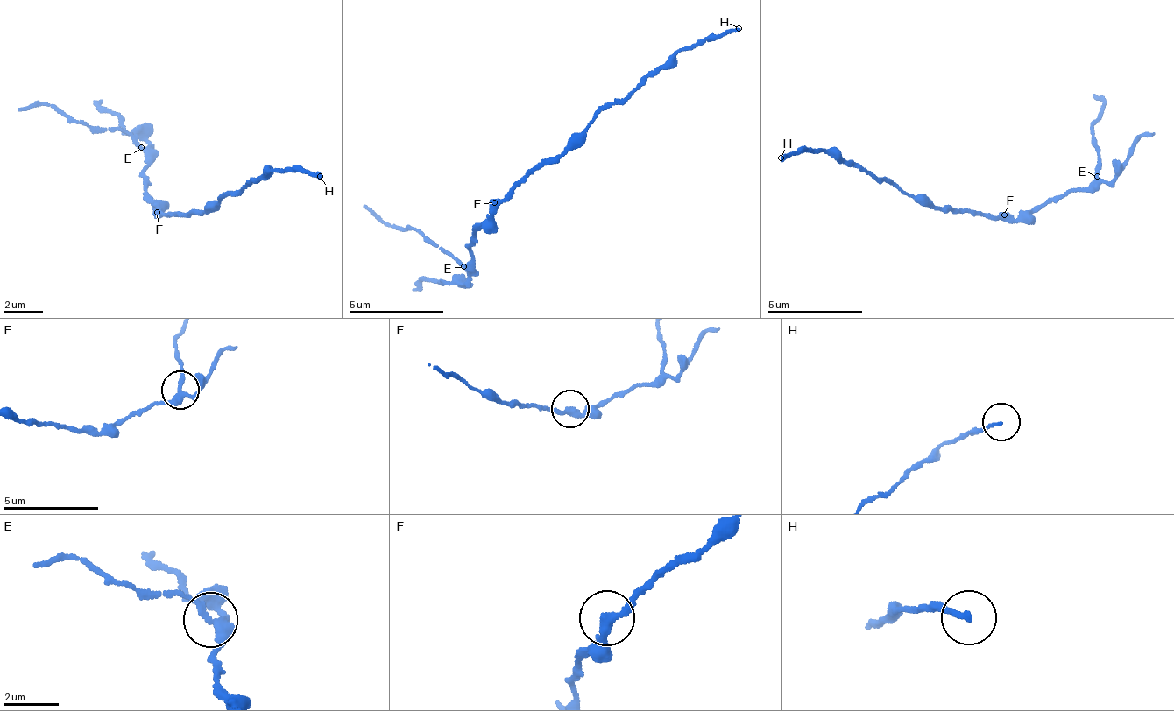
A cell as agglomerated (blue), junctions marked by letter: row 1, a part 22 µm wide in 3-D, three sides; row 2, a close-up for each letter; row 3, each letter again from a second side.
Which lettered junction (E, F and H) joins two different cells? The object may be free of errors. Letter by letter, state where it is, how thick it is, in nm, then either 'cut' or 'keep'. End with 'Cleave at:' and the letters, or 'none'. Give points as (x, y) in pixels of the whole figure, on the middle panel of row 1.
E: at (463, 266); 280 nm thick; cut
F: at (494, 202); 280 nm thick; keep
H: at (739, 28); 180 nm thick; keep
Cleave at: E

